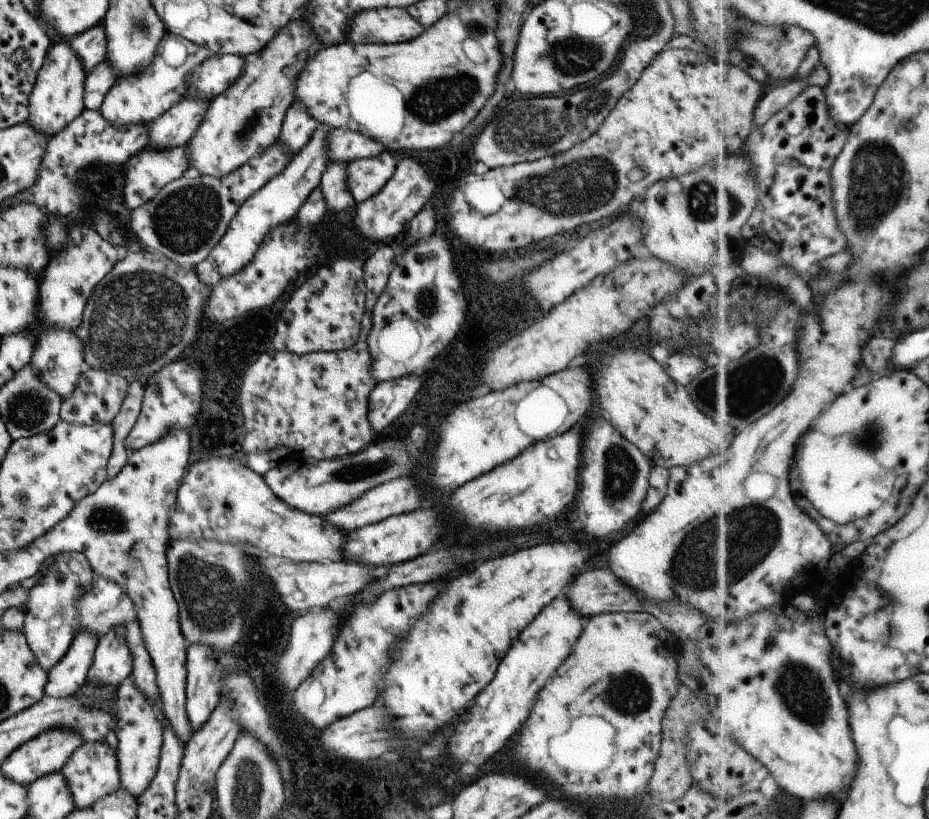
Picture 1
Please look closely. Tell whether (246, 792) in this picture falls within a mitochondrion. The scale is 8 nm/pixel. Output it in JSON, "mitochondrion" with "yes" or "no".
{"mitochondrion":"yes"}

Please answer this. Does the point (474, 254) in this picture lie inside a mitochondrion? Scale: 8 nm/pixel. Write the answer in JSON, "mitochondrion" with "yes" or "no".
{"mitochondrion":"no"}

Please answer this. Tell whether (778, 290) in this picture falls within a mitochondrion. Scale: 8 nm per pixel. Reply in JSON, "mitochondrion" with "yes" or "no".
{"mitochondrion":"no"}

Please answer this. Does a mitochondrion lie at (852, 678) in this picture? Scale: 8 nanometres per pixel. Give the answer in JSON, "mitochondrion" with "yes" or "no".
{"mitochondrion":"no"}

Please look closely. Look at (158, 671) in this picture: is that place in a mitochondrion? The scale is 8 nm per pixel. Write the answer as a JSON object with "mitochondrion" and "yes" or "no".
{"mitochondrion":"no"}

